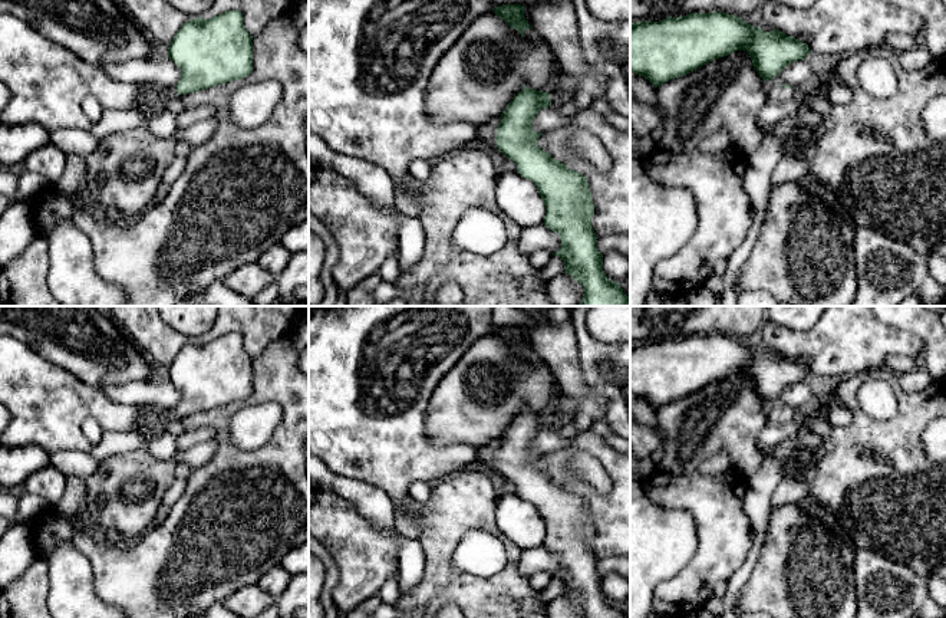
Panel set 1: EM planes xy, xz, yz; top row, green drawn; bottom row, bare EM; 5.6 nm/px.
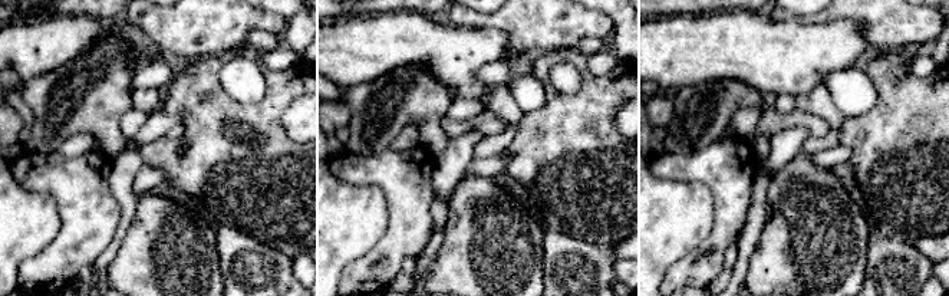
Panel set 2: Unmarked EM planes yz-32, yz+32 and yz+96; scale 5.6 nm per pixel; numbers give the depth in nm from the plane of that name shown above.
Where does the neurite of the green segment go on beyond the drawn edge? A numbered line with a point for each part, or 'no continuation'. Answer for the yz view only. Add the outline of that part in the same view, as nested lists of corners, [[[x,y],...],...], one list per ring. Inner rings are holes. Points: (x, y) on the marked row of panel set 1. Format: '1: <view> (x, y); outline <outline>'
1: yz (777, 94); outline [[[774,85],[768,92],[767,98],[771,102],[787,102],[790,99],[798,98],[798,91],[795,88],[785,89],[779,85]]]

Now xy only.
1: xy (158, 99); outline [[[175,88],[155,89],[138,101],[136,109],[145,116],[154,116],[168,109],[168,105],[177,98],[179,98],[179,95]]]

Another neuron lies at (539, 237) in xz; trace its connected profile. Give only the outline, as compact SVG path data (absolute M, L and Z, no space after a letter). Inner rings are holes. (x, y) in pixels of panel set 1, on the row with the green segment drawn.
M537 224L523 229L518 247L528 256L537 250L550 250L556 253L561 249L561 241L557 233L548 230L544 224Z

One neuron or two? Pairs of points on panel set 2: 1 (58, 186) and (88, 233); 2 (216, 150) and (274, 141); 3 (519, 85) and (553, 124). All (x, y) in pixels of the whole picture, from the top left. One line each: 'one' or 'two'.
1: one
2: one
3: two

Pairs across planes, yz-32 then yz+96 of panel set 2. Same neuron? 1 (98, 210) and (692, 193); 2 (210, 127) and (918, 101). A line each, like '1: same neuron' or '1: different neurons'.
1: different neurons
2: same neuron

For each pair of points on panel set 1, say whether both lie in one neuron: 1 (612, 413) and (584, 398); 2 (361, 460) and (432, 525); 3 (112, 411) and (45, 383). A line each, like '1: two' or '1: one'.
1: two
2: two
3: one

